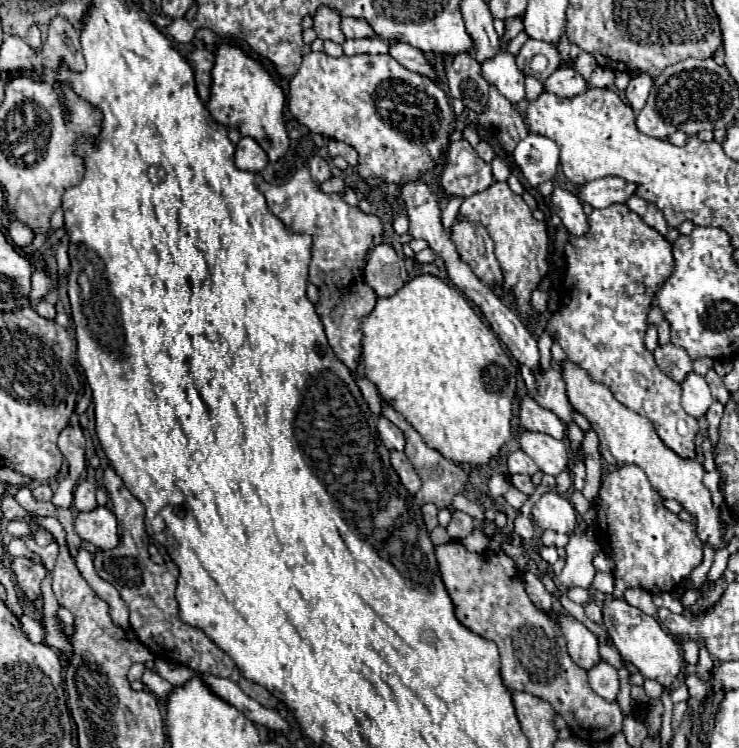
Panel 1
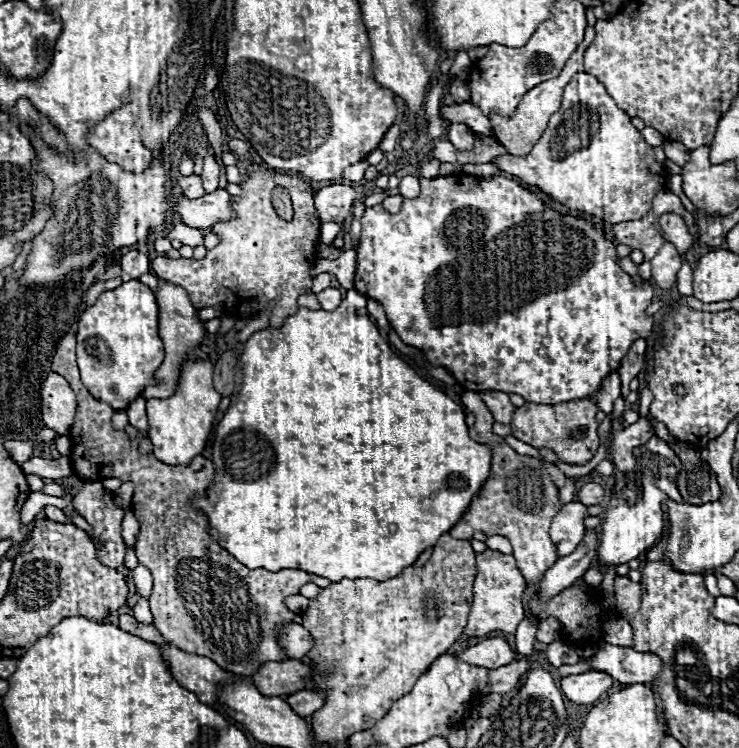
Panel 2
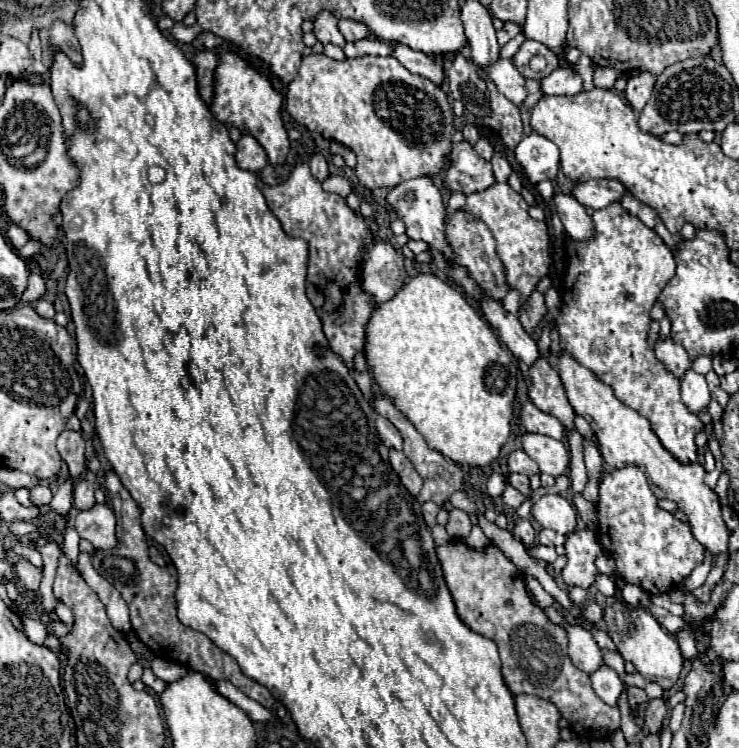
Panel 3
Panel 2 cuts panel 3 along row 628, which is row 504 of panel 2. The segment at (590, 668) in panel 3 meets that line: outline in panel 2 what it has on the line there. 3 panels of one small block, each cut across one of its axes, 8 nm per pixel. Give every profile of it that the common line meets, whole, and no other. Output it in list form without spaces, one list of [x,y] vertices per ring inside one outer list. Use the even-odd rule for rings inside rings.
[[[578,500],[568,502],[558,510],[550,526],[550,538],[556,544],[558,556],[570,554],[570,550],[574,550],[578,542],[582,542],[586,530],[584,526],[586,516],[588,516],[588,506]]]

